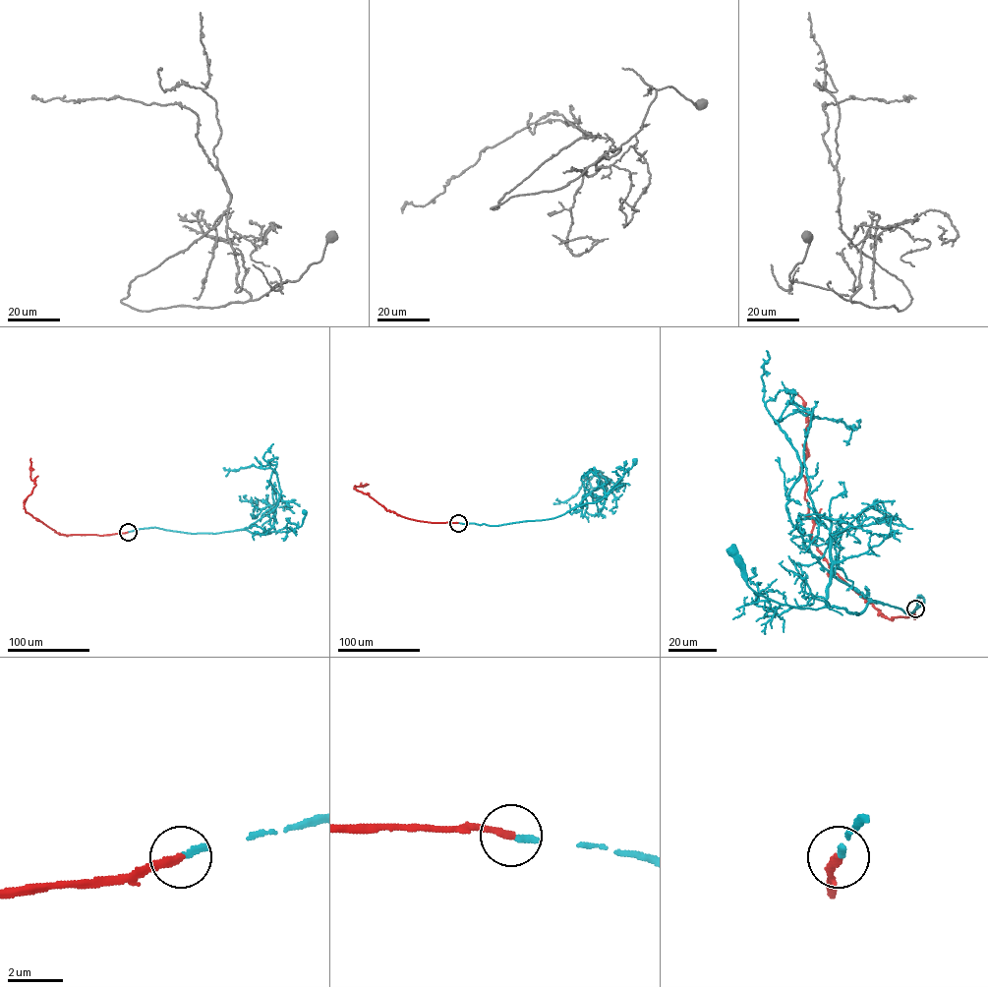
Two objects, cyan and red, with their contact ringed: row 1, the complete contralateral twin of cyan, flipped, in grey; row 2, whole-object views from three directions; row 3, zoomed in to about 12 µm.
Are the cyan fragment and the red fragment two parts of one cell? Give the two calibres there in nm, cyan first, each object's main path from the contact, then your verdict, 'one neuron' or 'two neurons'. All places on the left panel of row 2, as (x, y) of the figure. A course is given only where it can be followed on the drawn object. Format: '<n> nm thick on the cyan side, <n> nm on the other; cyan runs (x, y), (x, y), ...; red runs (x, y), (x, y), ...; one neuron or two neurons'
200 nm thick on the cyan side, 280 nm on the other; cyan runs (128, 532), (151, 527), (190, 533), (244, 529), (255, 534), (286, 532), (301, 525), (305, 512); red runs (128, 532), (60, 534), (27, 512), (24, 500), (35, 485), (30, 477), (30, 458); one neuron

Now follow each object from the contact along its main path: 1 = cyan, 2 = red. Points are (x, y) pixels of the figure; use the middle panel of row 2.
1: (458, 523), (496, 526), (554, 518), (586, 503), (601, 500), (635, 461)
2: (458, 523), (431, 522), (397, 515), (354, 488), (366, 484), (360, 487), (361, 483)

